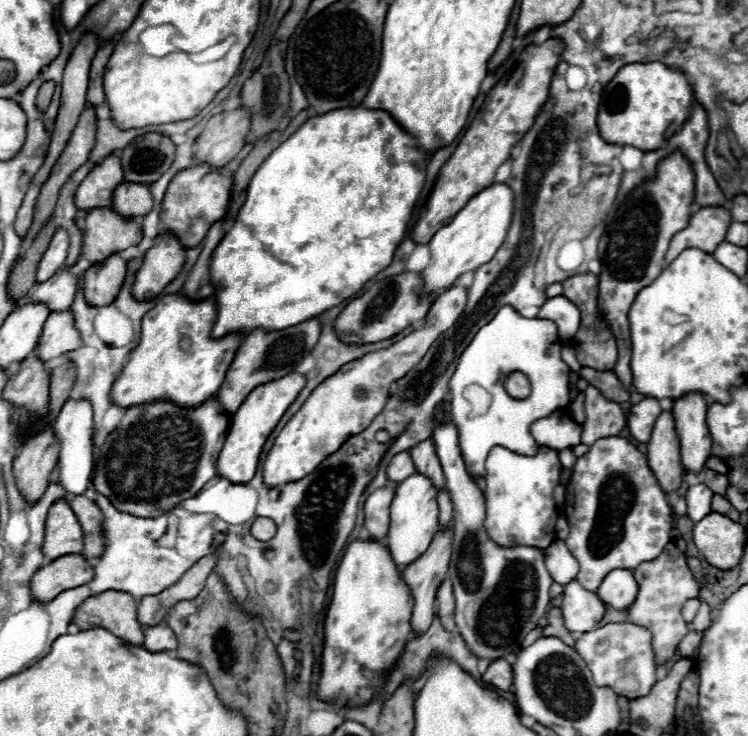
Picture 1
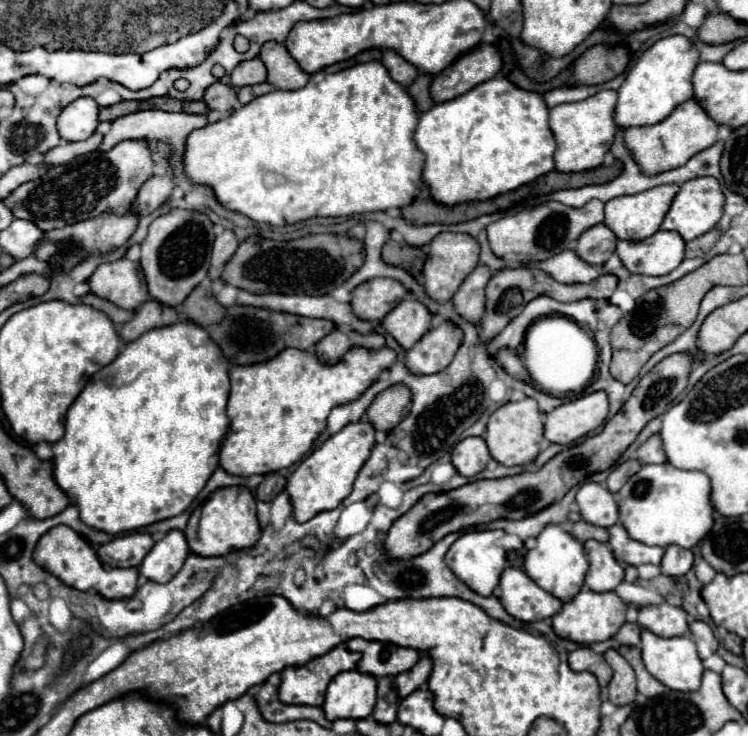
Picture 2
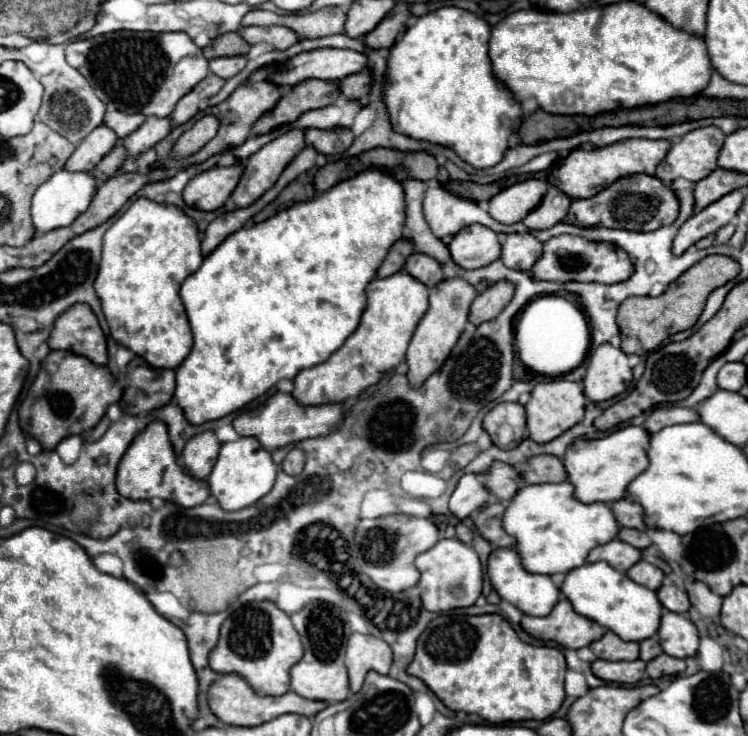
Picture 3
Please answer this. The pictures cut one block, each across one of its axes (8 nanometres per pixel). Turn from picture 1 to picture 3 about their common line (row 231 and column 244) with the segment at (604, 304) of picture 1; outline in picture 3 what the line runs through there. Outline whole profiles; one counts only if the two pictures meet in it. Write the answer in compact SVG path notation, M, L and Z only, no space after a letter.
M248 602L222 624L218 646L210 654L210 668L218 674L240 674L256 694L280 696L290 690L288 670L300 658L302 642L290 616L274 602Z

